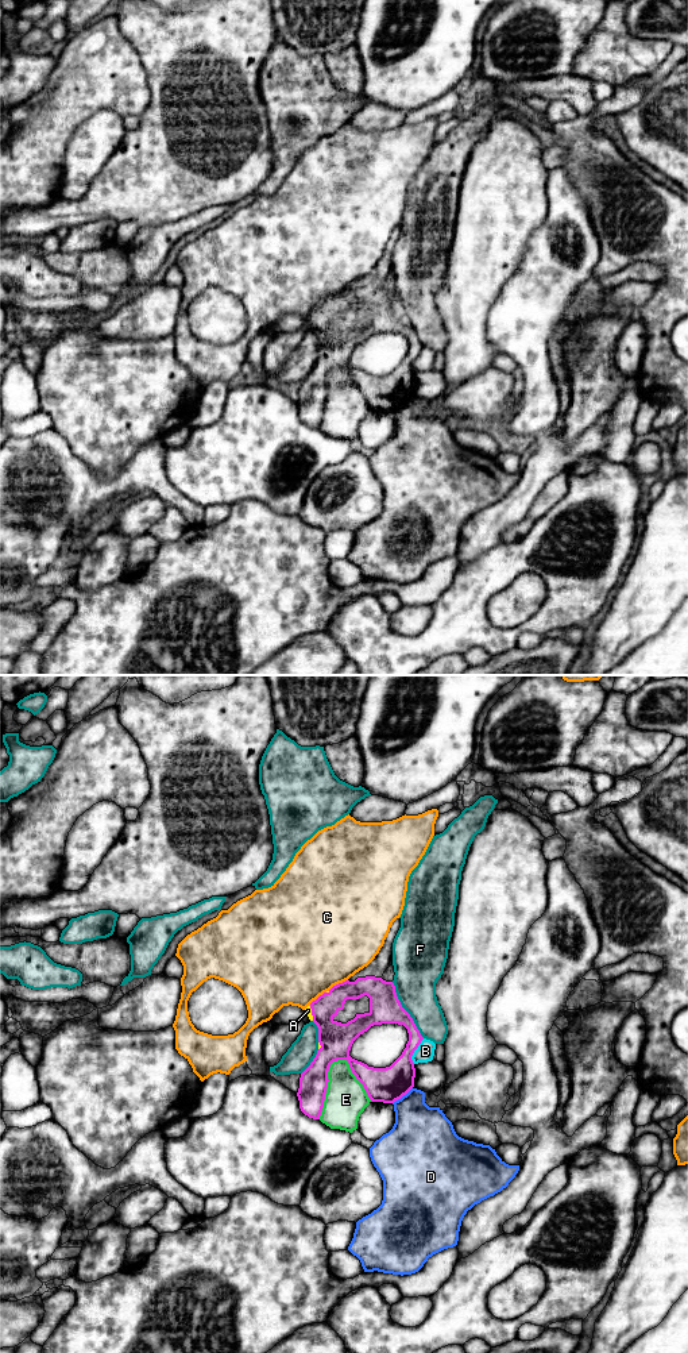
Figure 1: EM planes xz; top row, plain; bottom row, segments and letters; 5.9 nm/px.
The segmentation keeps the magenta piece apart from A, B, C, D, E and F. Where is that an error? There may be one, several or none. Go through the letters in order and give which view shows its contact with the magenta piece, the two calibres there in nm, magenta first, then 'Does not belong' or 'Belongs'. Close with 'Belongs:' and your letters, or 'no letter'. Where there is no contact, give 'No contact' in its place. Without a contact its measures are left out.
A: Touches magenta in xz. Thickness 200 nm (magenta) against 50 nm. Belongs
B: Touches magenta in xz. Thickness 200 nm (magenta) against 110 nm. Does not belong
C: Touches magenta in xz. Thickness 150 nm (magenta) against 500 nm. Does not belong
D: Touches magenta in xz. Thickness 220 nm (magenta) against 320 nm. Does not belong
E: Touches magenta in xz. Thickness 180 nm (magenta) against 240 nm. Does not belong
F: Touches magenta in xz. Thickness 190 nm (magenta) against 260 nm. Does not belong
Belongs: A

